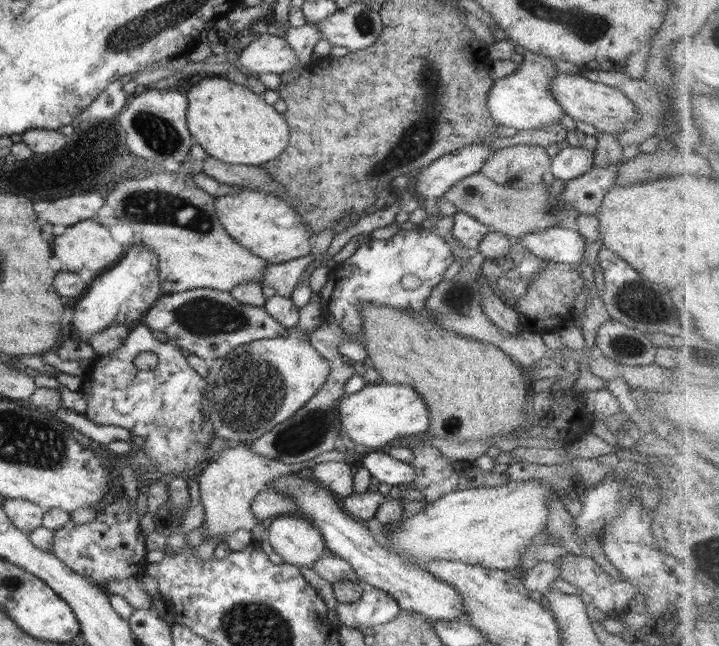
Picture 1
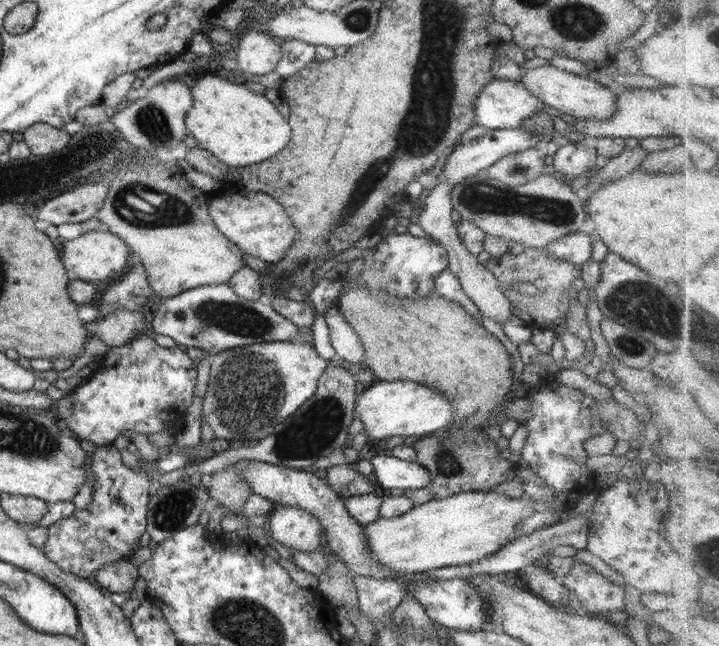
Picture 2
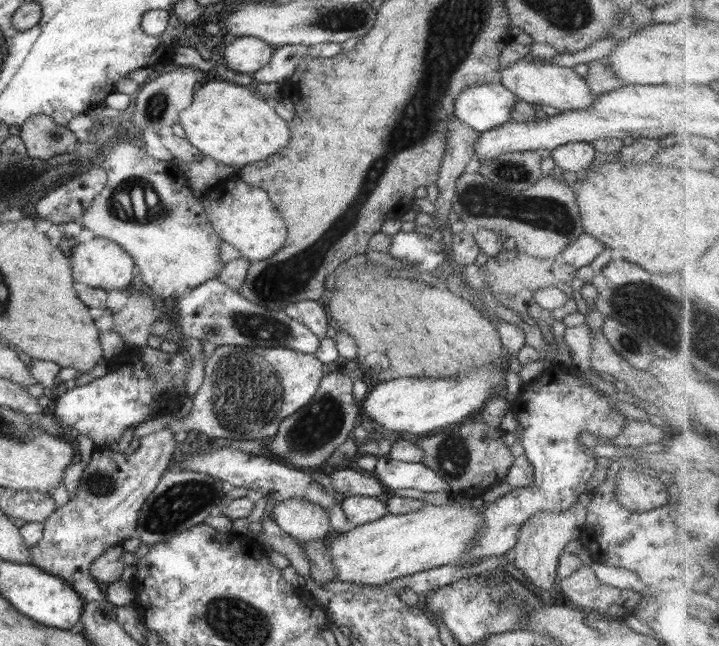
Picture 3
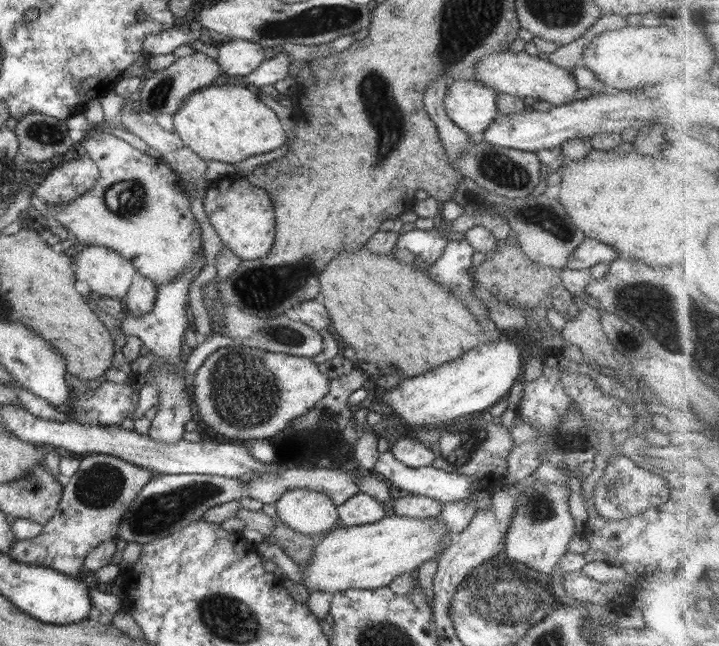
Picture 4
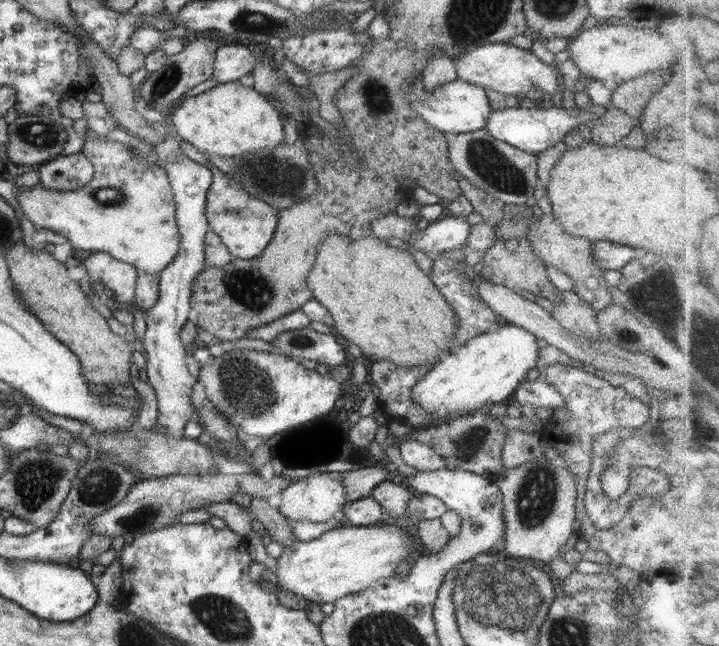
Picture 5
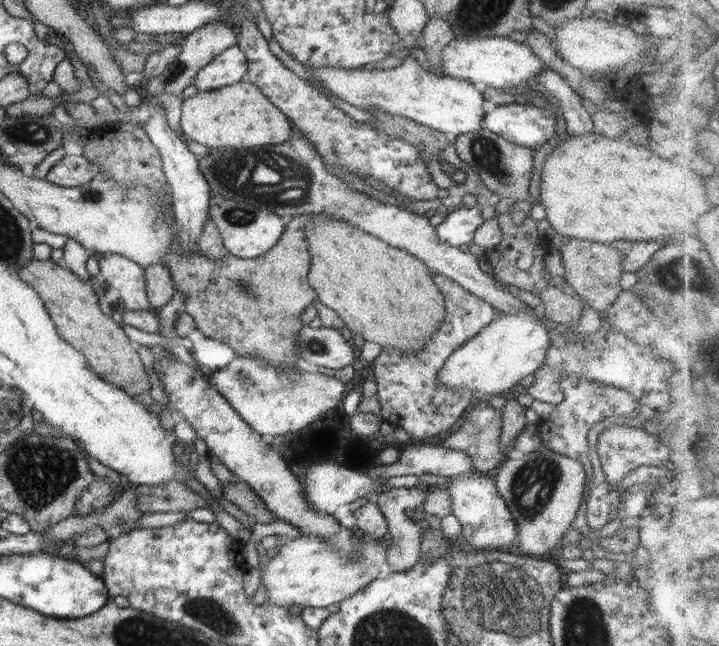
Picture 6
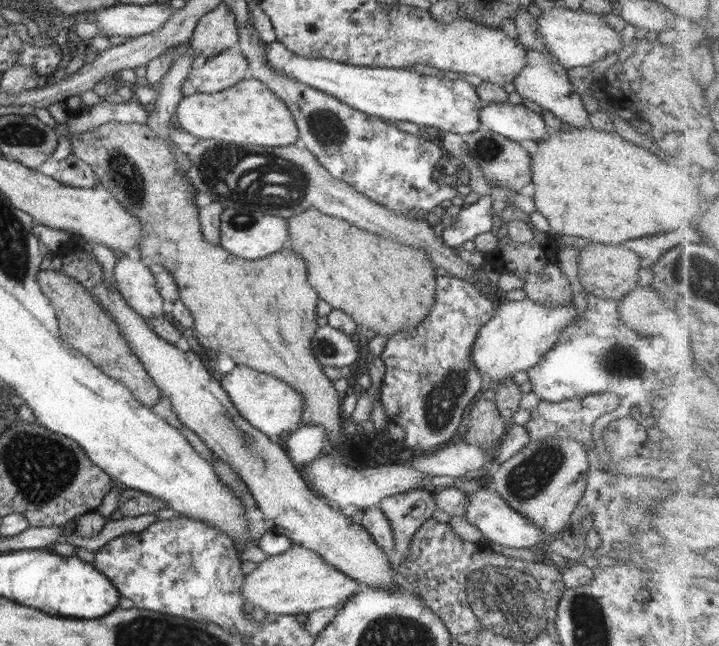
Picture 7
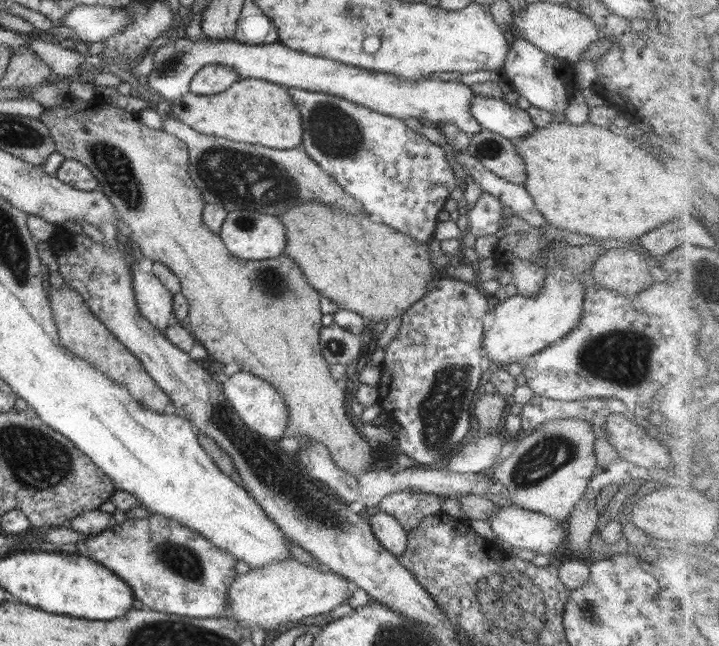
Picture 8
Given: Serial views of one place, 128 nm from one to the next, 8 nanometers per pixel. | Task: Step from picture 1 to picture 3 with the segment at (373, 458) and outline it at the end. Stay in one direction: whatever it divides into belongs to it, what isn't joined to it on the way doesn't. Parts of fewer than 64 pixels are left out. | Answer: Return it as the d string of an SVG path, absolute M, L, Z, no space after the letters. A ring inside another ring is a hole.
M390 455L378 456L374 476L396 490L396 488L416 488L420 492L450 493L450 485L435 470L424 463L402 462Z

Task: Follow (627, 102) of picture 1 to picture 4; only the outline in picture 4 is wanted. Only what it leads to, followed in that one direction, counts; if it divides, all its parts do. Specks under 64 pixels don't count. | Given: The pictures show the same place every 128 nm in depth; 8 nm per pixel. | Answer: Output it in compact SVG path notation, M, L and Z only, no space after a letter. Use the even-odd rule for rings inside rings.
M510 48L478 59L478 63L474 64L474 78L498 93L514 95L527 102L548 101L554 107L574 101L578 89L573 73L569 70L556 66L549 59L530 56L525 51L513 52Z

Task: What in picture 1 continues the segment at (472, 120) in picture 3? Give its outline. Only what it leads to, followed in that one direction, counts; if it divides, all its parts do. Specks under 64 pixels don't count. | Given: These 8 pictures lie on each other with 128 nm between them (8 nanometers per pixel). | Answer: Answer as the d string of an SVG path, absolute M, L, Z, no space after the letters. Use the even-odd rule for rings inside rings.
M523 51L524 60L518 68L504 78L493 80L487 96L487 106L492 118L502 126L510 126L517 131L540 129L544 125L550 125L556 121L560 122L566 112L552 92L548 90L548 83L558 72L556 65L550 57L544 57L536 53Z

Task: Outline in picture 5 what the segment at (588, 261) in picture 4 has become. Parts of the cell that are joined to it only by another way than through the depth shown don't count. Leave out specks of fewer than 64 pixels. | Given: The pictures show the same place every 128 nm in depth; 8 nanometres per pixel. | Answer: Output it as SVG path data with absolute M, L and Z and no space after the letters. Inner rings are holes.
M606 241L595 242L593 249L593 258L595 258L595 262L606 271L620 271L632 260L639 259L643 256L645 256L645 254L641 250Z

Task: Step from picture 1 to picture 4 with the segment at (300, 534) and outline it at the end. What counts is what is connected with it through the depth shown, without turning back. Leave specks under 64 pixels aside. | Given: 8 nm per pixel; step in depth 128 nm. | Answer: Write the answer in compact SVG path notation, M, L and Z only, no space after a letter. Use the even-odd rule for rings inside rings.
M292 489L275 503L278 519L303 535L324 535L337 526L337 505L326 493Z

